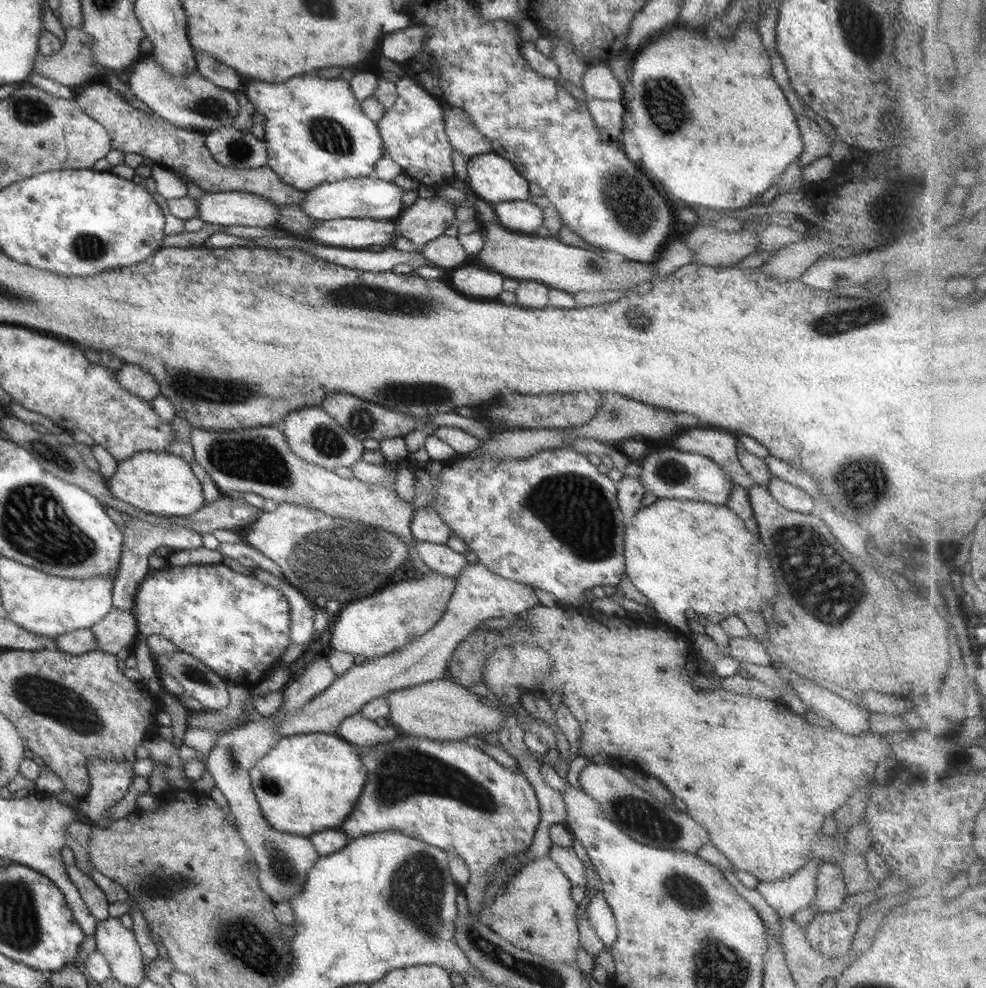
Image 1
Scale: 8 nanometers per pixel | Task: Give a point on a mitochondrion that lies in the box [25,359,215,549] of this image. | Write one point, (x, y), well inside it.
(53, 458)

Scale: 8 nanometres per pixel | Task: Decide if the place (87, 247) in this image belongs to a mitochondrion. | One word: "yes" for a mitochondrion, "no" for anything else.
yes

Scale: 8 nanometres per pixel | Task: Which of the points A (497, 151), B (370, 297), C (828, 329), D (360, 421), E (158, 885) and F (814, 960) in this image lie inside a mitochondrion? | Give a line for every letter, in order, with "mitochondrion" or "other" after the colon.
A: other
B: mitochondrion
C: mitochondrion
D: mitochondrion
E: mitochondrion
F: other

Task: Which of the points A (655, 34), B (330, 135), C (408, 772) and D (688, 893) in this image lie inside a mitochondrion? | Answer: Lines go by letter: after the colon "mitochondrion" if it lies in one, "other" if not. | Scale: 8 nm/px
A: other
B: mitochondrion
C: mitochondrion
D: mitochondrion

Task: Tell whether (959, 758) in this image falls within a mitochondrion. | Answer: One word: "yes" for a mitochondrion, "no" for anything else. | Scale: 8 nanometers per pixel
no

